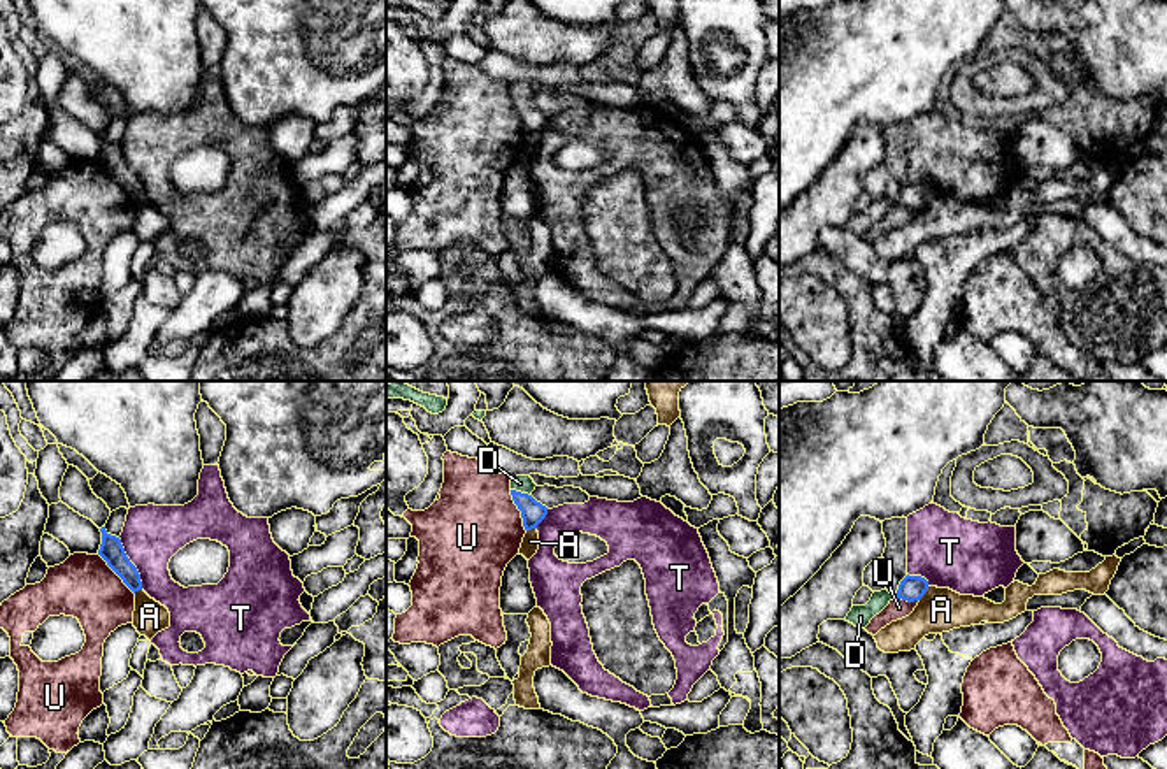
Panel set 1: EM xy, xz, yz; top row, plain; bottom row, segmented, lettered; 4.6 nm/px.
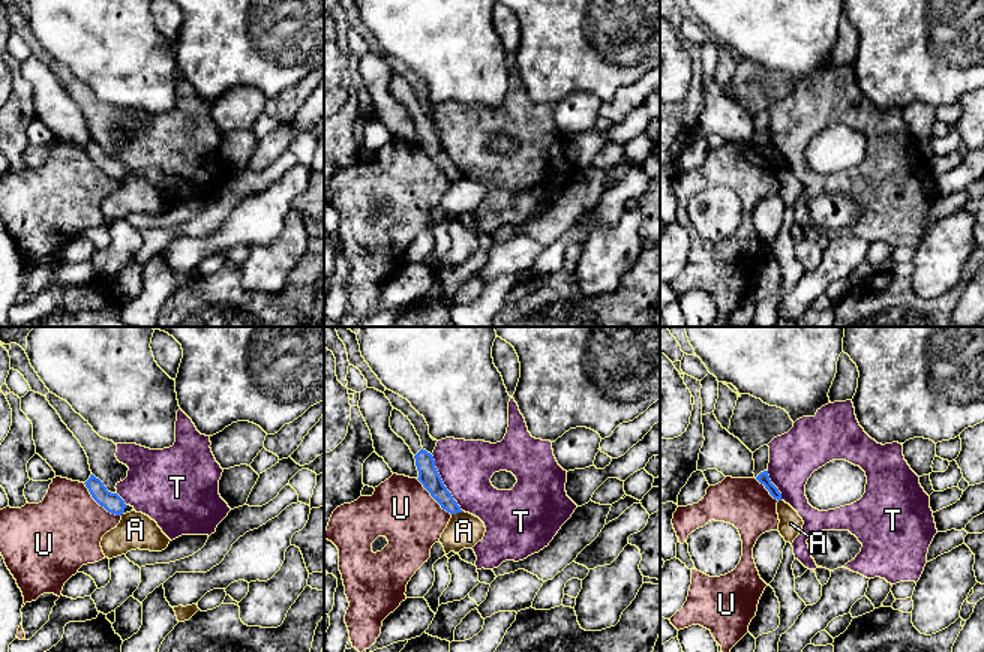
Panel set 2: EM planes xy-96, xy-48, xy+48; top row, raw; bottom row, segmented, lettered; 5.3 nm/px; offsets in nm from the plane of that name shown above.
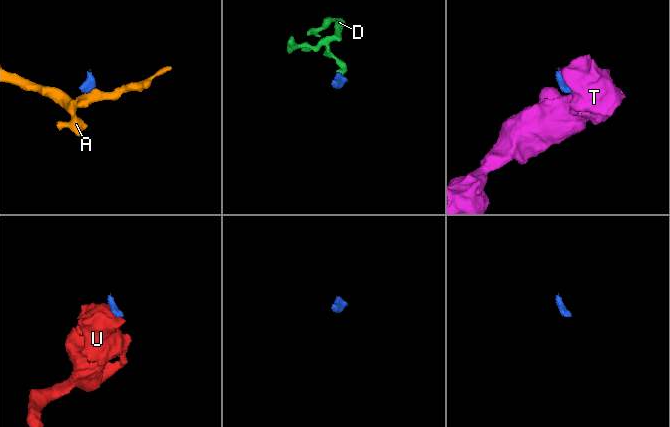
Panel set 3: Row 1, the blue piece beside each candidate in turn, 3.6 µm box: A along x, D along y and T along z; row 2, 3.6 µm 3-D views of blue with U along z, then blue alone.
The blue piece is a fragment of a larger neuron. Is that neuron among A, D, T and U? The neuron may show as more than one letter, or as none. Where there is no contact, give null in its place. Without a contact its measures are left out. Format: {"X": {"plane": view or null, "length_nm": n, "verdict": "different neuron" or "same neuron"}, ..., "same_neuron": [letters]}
{"A": {"plane": "yz", "length_nm": 80, "verdict": "different neuron"}, "D": {"plane": "xz", "length_nm": 90, "verdict": "same neuron"}, "T": {"plane": "xy", "length_nm": 260, "verdict": "different neuron"}, "U": {"plane": "xz", "length_nm": 200, "verdict": "different neuron"}, "same_neuron": ["D"]}

